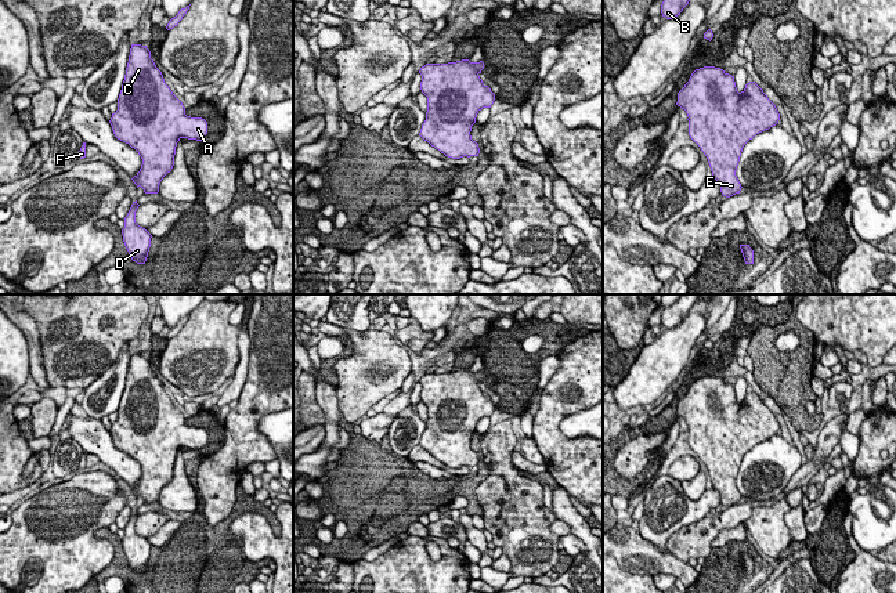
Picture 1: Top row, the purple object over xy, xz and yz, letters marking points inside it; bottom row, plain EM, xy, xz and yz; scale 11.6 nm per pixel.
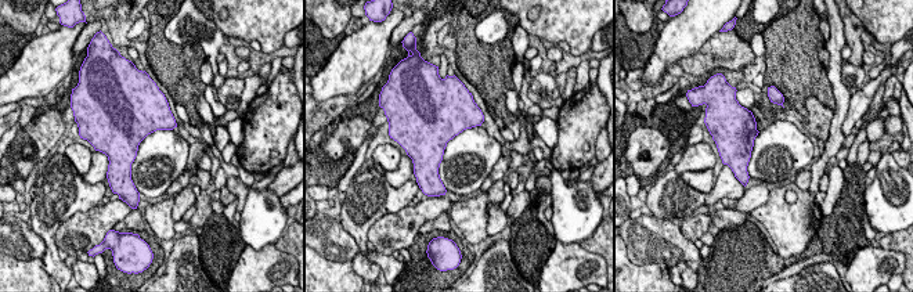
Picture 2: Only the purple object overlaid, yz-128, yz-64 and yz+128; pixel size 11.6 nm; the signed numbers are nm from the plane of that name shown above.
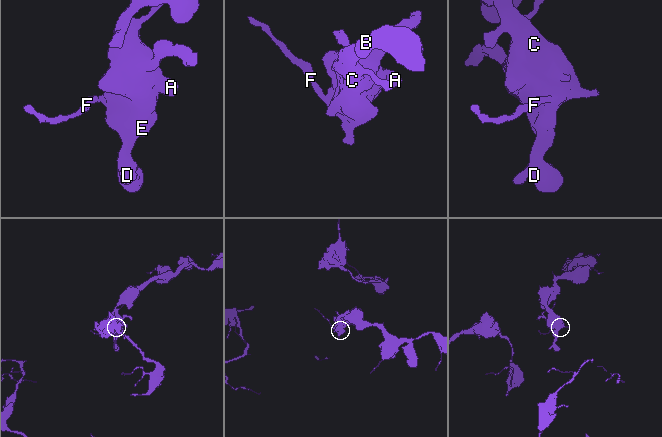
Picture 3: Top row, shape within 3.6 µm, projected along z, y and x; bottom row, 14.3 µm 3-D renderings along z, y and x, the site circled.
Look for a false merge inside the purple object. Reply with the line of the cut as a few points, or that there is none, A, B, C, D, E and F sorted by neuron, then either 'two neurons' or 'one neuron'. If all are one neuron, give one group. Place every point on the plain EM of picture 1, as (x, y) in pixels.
no cut; A B C D E F; one neuron

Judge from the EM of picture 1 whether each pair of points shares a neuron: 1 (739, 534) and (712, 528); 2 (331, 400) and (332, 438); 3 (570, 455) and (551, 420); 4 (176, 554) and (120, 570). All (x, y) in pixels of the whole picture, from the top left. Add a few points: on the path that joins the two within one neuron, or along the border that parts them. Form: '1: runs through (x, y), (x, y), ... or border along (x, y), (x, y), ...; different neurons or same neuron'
1: border along (740, 523), (734, 527), (723, 528), (711, 546); different neurons
2: runs through (331, 409), (332, 429); same neuron
3: runs through (562, 447), (551, 436), (551, 429); same neuron
4: runs through (162, 568), (152, 578), (134, 578); same neuron

